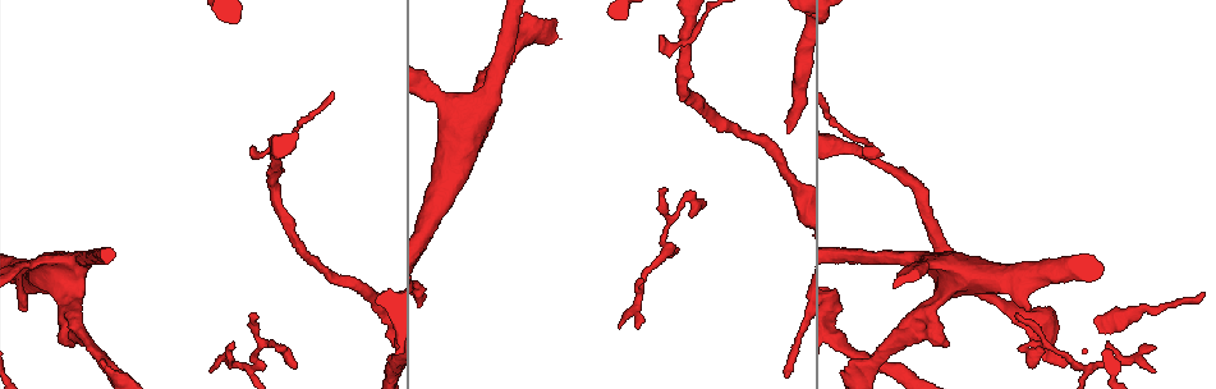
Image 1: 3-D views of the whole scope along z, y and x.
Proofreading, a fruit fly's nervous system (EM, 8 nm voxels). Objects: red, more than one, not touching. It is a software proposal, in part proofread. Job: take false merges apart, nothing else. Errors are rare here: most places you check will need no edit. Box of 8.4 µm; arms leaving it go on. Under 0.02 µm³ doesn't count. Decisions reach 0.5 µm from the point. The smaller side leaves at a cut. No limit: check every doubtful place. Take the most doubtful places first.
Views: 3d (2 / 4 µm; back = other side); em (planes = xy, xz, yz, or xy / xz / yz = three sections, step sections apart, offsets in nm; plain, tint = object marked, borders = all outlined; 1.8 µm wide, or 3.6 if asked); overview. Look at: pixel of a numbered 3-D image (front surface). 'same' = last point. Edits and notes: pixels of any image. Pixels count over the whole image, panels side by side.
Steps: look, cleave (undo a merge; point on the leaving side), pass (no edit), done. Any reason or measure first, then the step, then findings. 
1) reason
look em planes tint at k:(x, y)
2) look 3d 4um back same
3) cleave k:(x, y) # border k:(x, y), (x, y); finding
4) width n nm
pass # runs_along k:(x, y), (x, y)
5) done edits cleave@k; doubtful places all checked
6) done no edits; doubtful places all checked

a fork
look 3d 4um at 1:(692, 27)

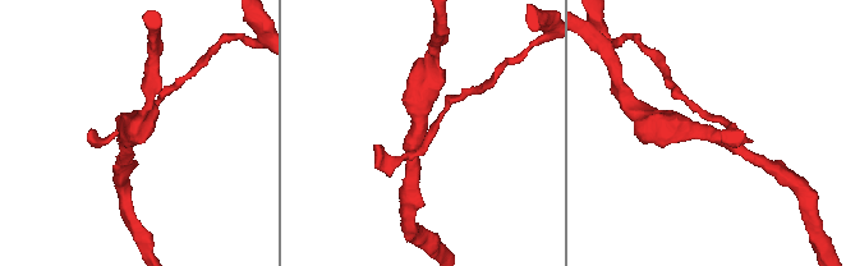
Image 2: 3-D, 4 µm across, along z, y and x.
look em planes tint at 2:(418, 135)

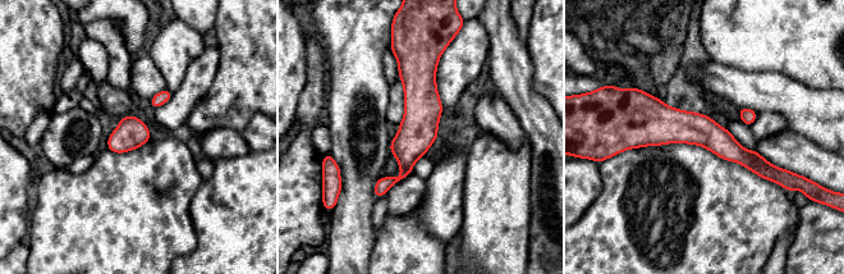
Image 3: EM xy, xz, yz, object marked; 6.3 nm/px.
cleave 3:(381, 186) # border 3:(403, 170), (409, 173); two neurons meet here

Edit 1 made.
thin neck
look em 3.6um xy step 4 tint at 1:(473, 118)

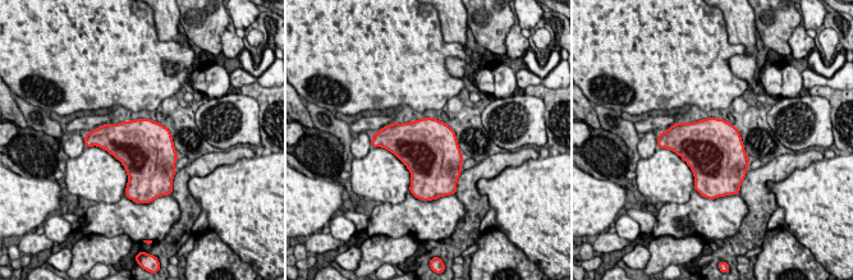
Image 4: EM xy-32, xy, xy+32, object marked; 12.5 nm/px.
another direction
look em 3.6um planes tint same

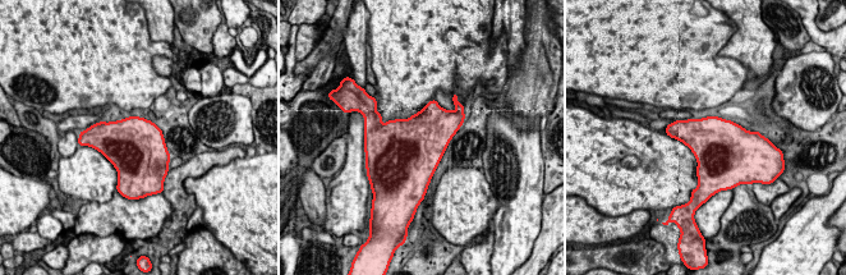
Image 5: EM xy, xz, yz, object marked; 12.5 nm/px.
pass # one neuron here

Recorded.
done edits cleave@3; doubtful places all checked

